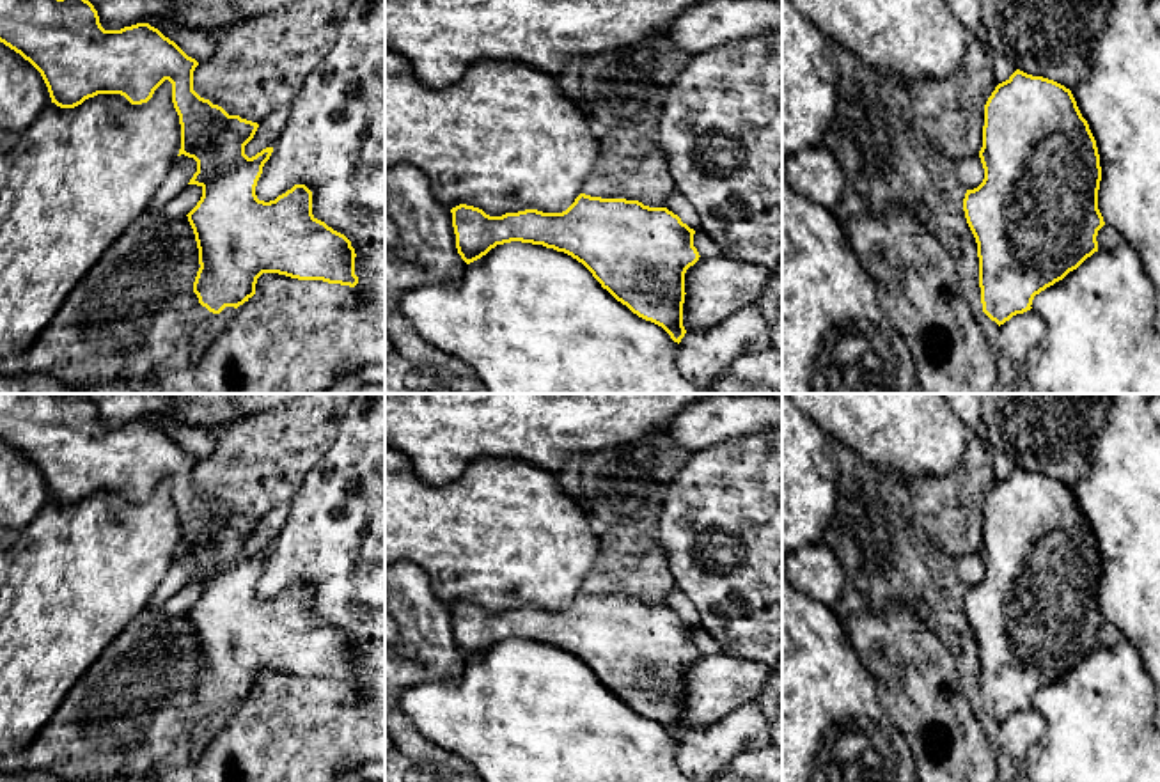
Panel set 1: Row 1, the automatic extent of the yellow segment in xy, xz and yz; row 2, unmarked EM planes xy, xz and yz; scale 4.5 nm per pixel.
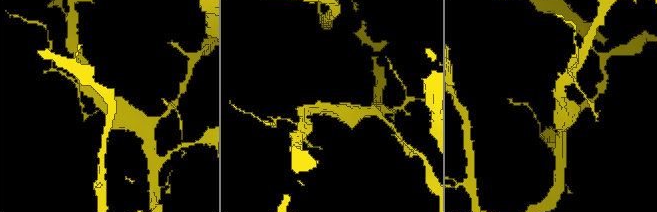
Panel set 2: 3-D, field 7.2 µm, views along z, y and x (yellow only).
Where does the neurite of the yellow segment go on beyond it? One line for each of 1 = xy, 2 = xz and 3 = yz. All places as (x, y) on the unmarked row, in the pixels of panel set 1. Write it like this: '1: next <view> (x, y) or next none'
1: next none
2: next none
3: next none

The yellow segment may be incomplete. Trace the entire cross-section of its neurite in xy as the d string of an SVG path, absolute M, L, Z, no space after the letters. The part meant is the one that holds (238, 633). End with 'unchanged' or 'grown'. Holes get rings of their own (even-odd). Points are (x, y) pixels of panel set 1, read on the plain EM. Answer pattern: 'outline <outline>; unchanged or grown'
outline M0 394L0 440L20 450L43 473L51 500L74 505L98 491L121 491L131 502L147 500L169 477L172 500L181 521L179 551L197 559L188 582L202 585L197 603L186 612L199 645L199 669L193 690L213 711L225 704L238 706L255 692L263 670L278 670L298 677L323 677L355 684L355 645L351 638L312 612L312 589L294 582L275 598L255 592L257 578L273 544L255 553L245 551L259 521L229 512L222 504L193 488L199 459L149 420L121 427L105 427L98 408L83 394Z; unchanged

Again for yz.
outline M1020 466L999 481L984 502L979 555L984 576L977 585L967 587L963 608L977 640L983 709L1000 723L1013 713L1031 708L1036 692L1098 649L1096 633L1105 622L1098 606L1101 564L1096 537L1071 488Z; unchanged

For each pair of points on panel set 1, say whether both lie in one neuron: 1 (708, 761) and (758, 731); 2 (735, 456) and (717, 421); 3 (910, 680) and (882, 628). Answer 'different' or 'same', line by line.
1: same
2: different
3: same

